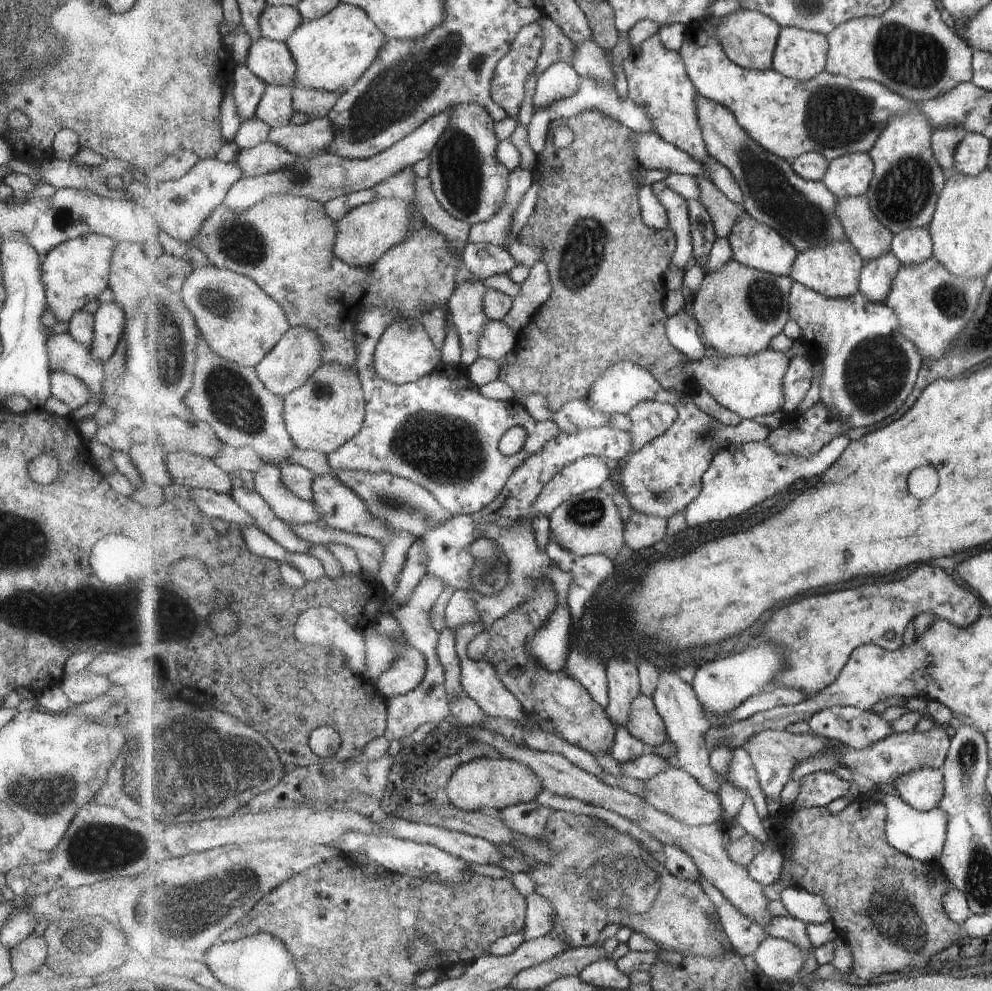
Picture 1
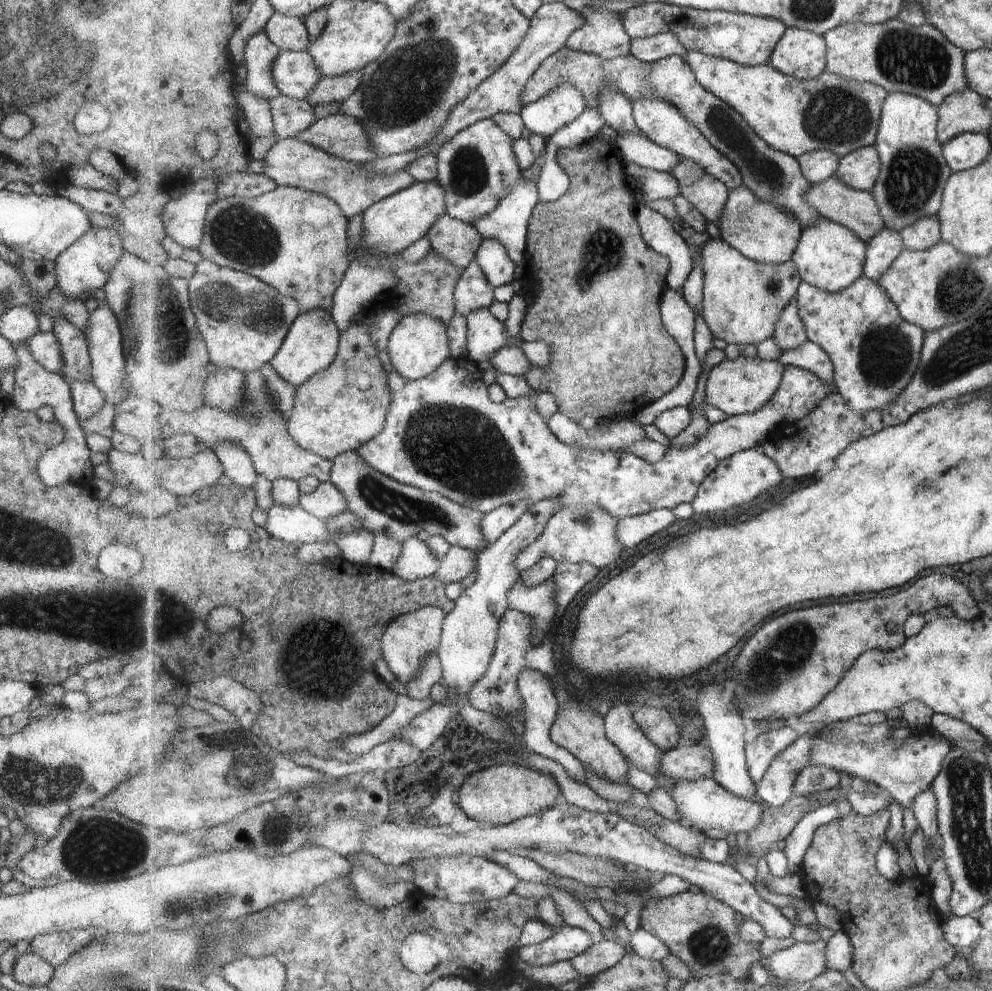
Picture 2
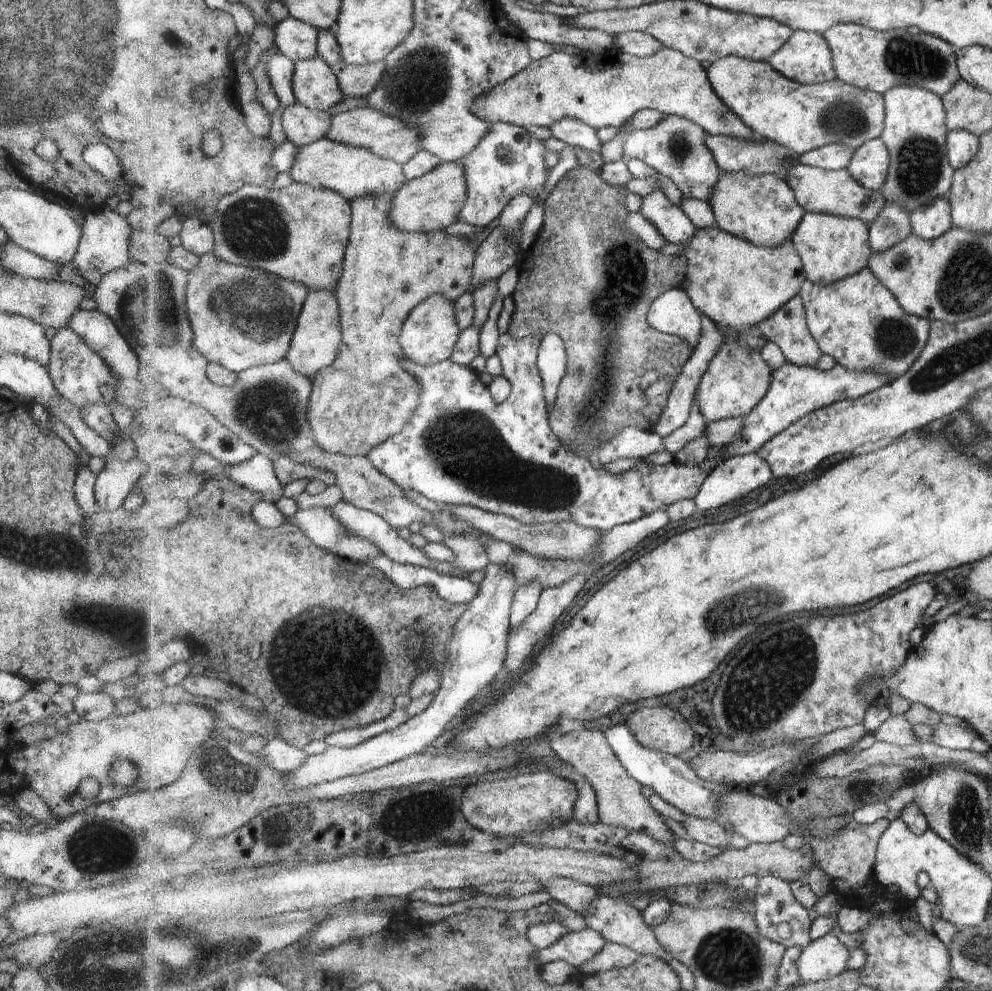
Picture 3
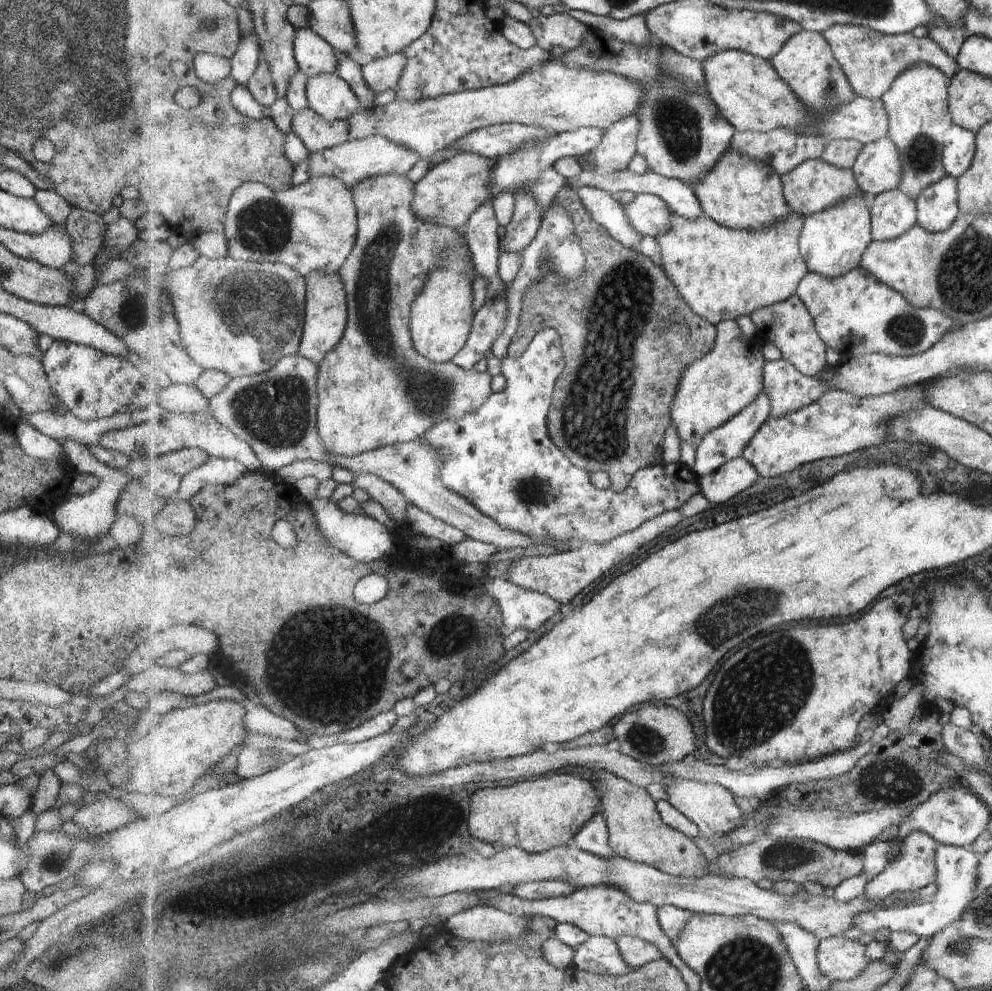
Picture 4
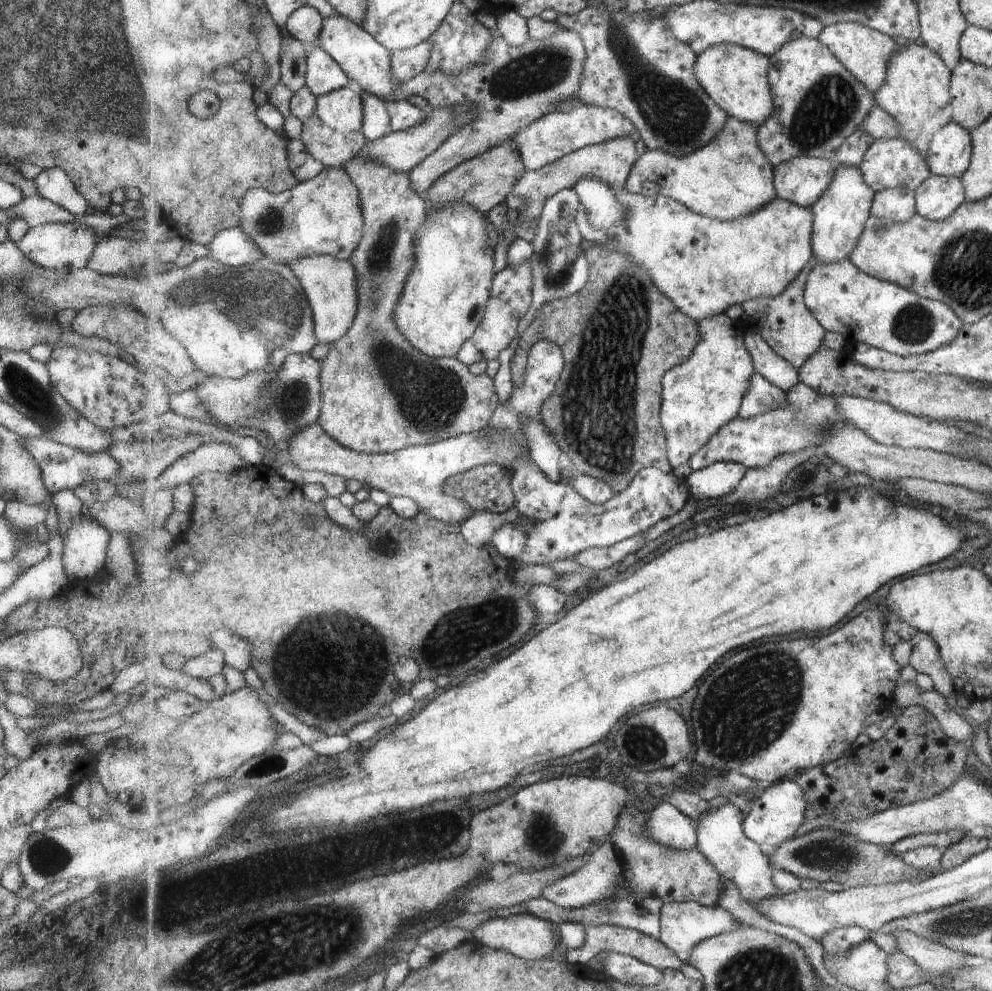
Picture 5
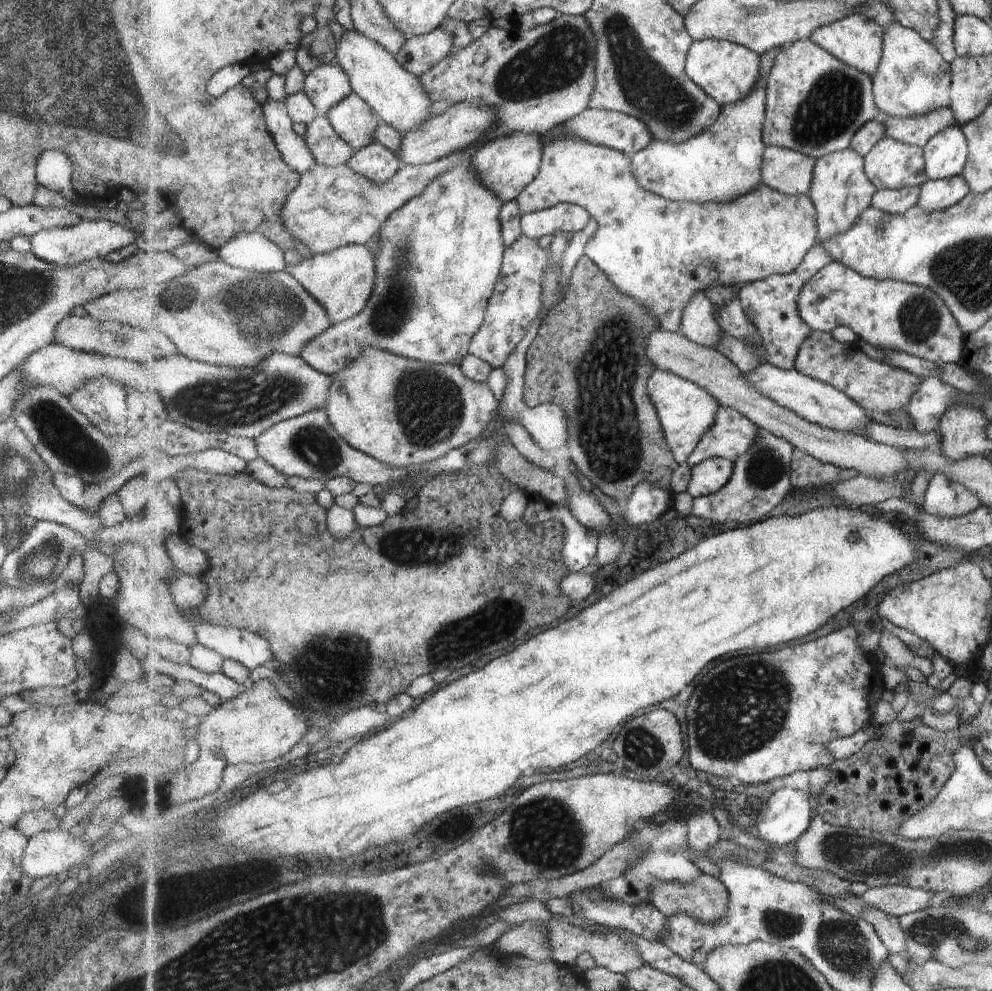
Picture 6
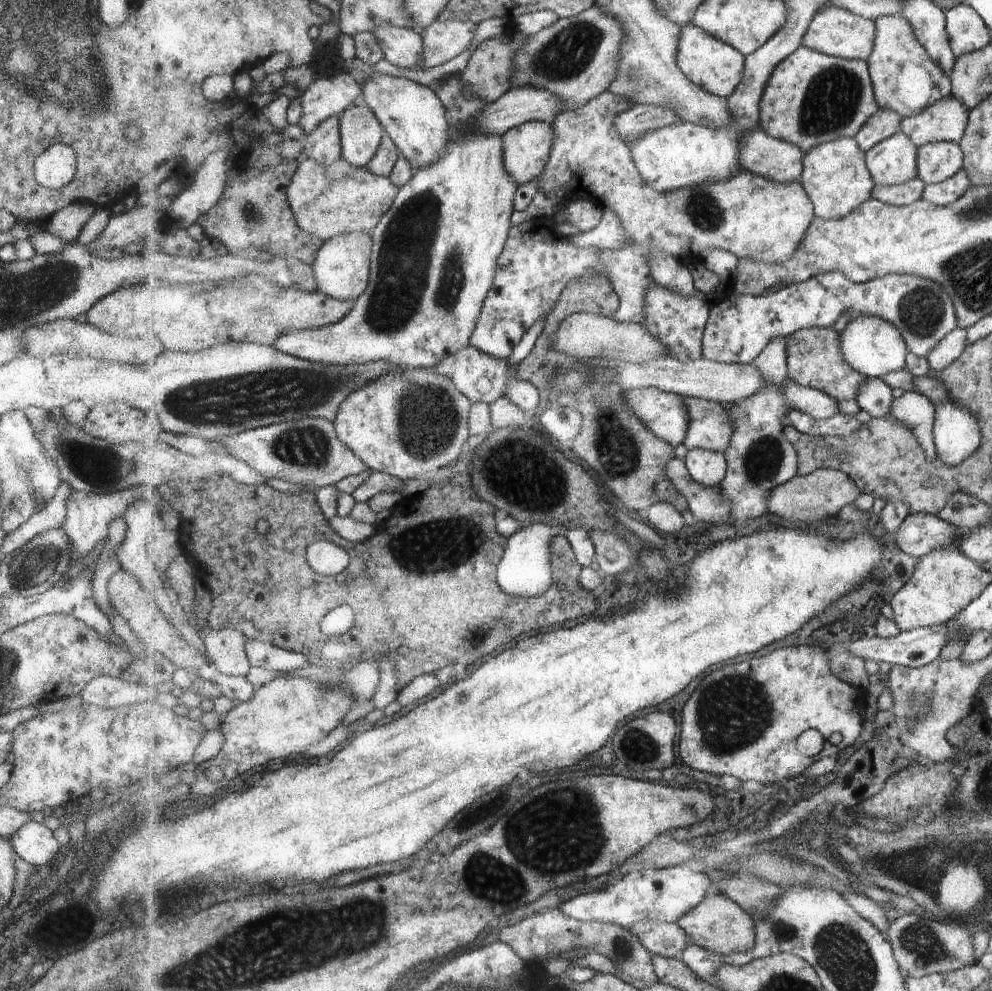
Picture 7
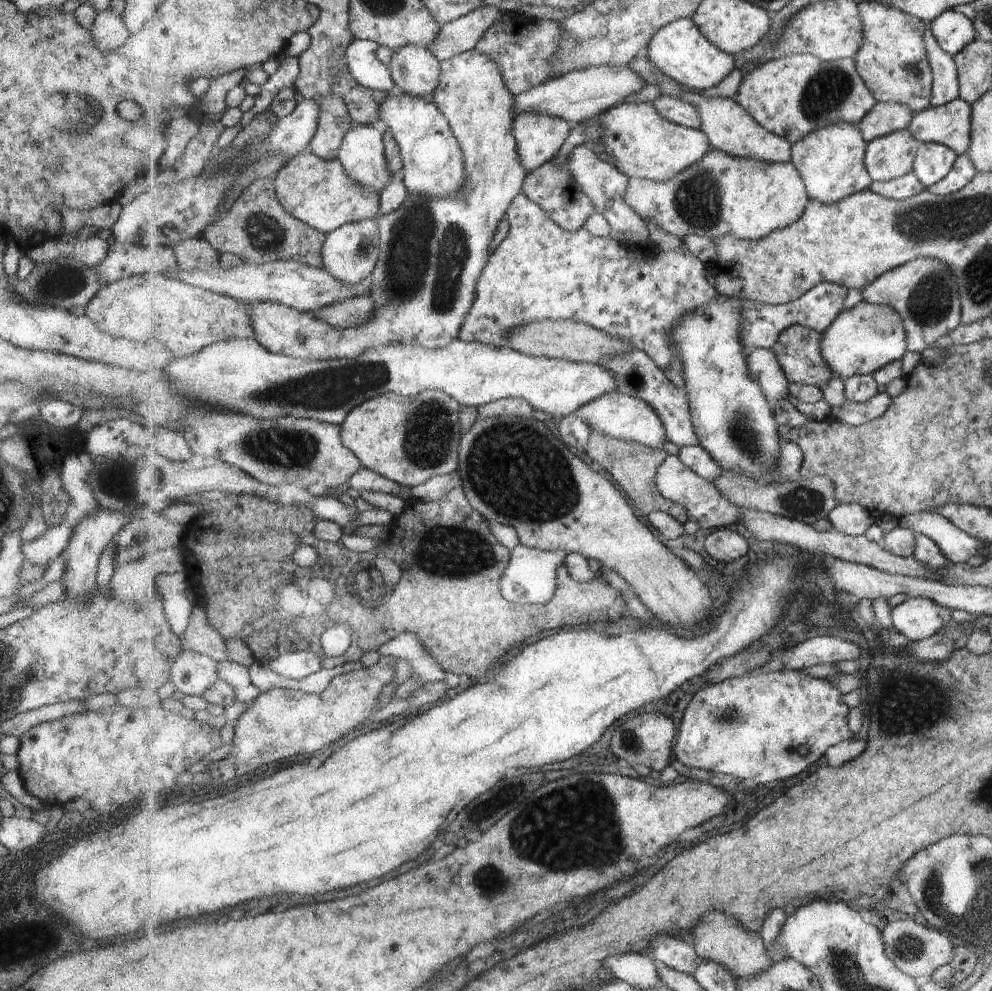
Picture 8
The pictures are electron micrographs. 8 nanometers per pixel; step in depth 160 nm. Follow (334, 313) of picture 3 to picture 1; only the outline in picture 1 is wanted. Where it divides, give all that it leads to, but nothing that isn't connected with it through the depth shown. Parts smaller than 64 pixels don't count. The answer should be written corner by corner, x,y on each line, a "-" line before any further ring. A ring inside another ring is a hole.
306,326
291,327
273,350
256,366
256,373
274,395
284,397
308,383
313,374
325,363
325,351
326,346
317,332

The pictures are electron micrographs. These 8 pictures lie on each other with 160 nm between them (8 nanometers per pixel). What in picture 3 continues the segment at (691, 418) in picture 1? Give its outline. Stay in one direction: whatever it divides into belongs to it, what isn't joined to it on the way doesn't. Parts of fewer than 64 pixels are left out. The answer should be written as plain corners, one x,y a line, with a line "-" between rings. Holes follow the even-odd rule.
511,332
498,338
496,354
502,362
504,377
512,385
512,394
503,403
494,400
488,386
480,380
480,374
470,366
445,360
425,367
406,359
403,363
405,372
415,376
417,384
421,384
421,404
399,434
369,452
369,460
401,488
420,492
436,503
473,506
486,512
511,516
524,524
576,520
585,528
597,528
605,533
653,512
667,510
678,501
694,500
721,460
706,458
699,466
687,466
676,461
667,465
641,462
631,470
613,475
607,474
601,465
575,456
565,448
550,425
544,380
538,368
543,338
517,338
-
786,362
779,369
773,370
773,380
769,392
765,399
749,414
745,416
745,428
741,428
741,438
733,444
727,446
727,456
723,458
735,457
737,455
749,455
759,453
775,436
787,431
795,422
805,416
838,401
848,399
861,399
863,396
876,392
883,386
894,383
893,378
869,370
869,372
853,372
838,365
829,371
823,371
815,367
796,366

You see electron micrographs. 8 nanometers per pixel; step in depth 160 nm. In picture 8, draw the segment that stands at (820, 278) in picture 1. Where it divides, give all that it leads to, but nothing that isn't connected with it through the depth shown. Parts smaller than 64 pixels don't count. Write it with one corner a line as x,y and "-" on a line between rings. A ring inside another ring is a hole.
848,122
818,128
804,139
792,144
792,163
798,168
809,197
823,204
835,204
857,192
867,191
872,185
865,157
868,141
863,131

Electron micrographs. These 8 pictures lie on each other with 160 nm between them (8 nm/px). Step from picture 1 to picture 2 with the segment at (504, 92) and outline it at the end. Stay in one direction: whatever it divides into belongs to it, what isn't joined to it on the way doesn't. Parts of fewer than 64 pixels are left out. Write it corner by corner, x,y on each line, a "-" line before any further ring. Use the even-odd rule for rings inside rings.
563,1
547,3
541,6
537,14
532,18
532,27
525,37
524,43
518,48
516,54
511,57
491,78
488,78
471,96
461,104
458,104
450,117
447,119
445,126
440,130
438,137
424,149
417,149
412,153
406,152
401,155
383,156
376,161
363,163
370,171
377,174
393,174
405,171
406,168
418,156
427,153
438,152
444,144
457,136
462,130
477,124
479,121
491,119
499,112
513,112
520,114
523,108
522,92
529,79
539,70
541,63
549,58
552,54
559,52
567,46
571,35
580,29
586,23
585,17
575,9
567,6

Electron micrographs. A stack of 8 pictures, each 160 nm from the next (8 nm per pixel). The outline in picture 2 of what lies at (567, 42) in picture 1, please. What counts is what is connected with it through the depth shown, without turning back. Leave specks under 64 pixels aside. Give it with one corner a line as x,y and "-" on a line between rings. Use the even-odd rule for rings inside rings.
565,46
559,52
552,54
549,58
546,58
541,63
539,70
537,70
537,72
535,72
535,74
529,79
529,82
524,86
522,92
522,104
524,106
527,106
528,104
533,104
534,102
541,100
544,96
547,96
552,90
555,90
559,85
569,83
572,84
575,88
578,88
582,92
587,108
599,110
601,91
604,88
604,85
607,85
609,82
611,85
614,85
627,98
630,98
630,101
636,101
641,97
647,97
650,99
657,99
659,97
661,100
667,101
669,104
676,106
678,110
683,113
683,116
685,116
685,118
687,118
687,120
689,120
691,124
694,124
709,139
709,142
711,142
711,144
713,144
713,146
715,146
715,148
718,151
721,151
723,154
725,154
725,156
728,156
734,162
734,164
738,166
738,169
742,172
742,177
744,180
743,185
747,185
754,193
756,193
756,195
761,200
763,200
763,202
778,204
780,207
783,207
784,209
787,209
790,213
793,213
796,216
796,219
802,224
802,230
812,227
813,223
820,222
819,216
821,217
823,216
820,215
816,211
816,209
814,209
804,198
804,196
808,194
808,190
813,186
813,184
810,183
808,181
808,177
804,175
804,172
800,167
800,160
798,158
795,158
794,156
791,156
789,153
781,152
780,150
773,148
766,140
763,140
757,134
757,132
755,132
755,129
752,127
752,125
750,125
748,121
745,120
745,117
741,116
741,113
736,111
736,108
733,108
728,102
725,102
721,97
715,96
715,94
710,93
708,89
706,89
704,85
700,83
700,80
697,80
697,77
695,76
693,69
690,67
690,64
682,56
679,55
668,56
667,58
650,63
639,60
639,58
637,58
633,54
629,56
620,56
614,59
606,59
603,58
602,56
597,56
591,53
586,53
583,51
574,51
573,49
569,48
569,46

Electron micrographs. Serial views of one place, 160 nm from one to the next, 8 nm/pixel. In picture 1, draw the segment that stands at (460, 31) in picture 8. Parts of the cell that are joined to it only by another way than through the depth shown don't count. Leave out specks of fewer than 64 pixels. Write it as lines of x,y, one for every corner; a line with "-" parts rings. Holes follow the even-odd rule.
300,86
291,88
291,91
296,110
309,114
309,116
312,116
312,120
319,117
327,117
329,111
336,106
341,95
343,95

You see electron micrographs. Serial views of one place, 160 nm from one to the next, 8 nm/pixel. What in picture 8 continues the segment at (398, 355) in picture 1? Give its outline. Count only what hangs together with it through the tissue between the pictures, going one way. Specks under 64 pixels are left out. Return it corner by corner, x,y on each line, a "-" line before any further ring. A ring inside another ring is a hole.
476,48
444,60
440,65
442,70
440,74
440,83
437,90
434,92
433,101
448,118
453,134
455,134
457,140
460,141
461,148
464,149
466,173
470,178
470,184
466,187
466,190
463,191
464,194
461,197
450,197
449,199
432,199
424,196
409,195
407,201
398,209
391,211
391,214
379,217
380,258
377,261
376,269
371,276
373,277
374,283
372,286
372,294
369,296
376,304
376,309
375,316
368,319
368,322
365,325
353,329
342,329
333,326
324,320
318,319
317,316
313,316
311,313
298,311
297,309
276,302
255,301
254,303
247,303
252,306
252,324
255,326
256,339
260,341
266,349
281,355
291,355
292,357
303,357
304,359
312,361
322,361
329,360
330,358
355,358
365,351
387,347
388,344
391,343
403,343
411,346
421,345
425,348
438,349
447,346
449,343
459,338
465,317
471,312
473,303
476,302
477,285
479,284
480,276
483,275
484,268
488,266
488,260
491,256
491,254
489,254
489,244
491,244
491,240
493,240
493,234
495,234
495,230
499,228
499,222
503,220
503,216
507,216
508,208
511,206
513,200
523,192
524,182
528,172
522,163
522,158
518,151
518,140
514,135
514,120
517,116
515,106
516,96
506,87
505,79
502,77
499,65
486,54
479,52

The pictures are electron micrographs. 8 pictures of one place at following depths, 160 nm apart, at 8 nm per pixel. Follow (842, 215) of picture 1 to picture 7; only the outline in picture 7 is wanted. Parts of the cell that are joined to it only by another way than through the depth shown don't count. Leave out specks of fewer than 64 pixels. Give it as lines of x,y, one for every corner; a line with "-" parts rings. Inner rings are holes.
761,126
748,132
740,162
747,171
780,183
799,181
804,174
804,152
796,144
771,136

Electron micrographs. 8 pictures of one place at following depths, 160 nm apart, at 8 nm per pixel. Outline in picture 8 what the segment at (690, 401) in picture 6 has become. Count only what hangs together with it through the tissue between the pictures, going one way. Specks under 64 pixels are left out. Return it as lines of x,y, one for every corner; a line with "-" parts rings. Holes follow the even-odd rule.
617,391
605,393
593,402
584,404
576,410
576,415
589,425
590,430
597,429
618,441
633,441
656,449
669,441
663,420
650,404

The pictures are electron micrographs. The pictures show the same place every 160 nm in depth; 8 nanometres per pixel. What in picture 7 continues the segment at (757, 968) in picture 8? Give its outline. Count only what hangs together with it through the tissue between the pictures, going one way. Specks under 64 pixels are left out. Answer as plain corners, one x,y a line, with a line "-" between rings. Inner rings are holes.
713,890
697,908
690,910
687,916
677,924
699,946
720,955
746,953
756,945
756,926
754,918
737,901
731,900
724,893

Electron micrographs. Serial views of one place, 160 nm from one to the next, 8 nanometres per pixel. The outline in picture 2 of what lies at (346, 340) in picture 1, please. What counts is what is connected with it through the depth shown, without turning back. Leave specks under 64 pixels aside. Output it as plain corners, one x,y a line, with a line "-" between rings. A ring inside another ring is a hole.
279,185
274,191
256,197
235,195
211,203
198,250
203,258
215,264
248,272
273,285
282,295
297,299
302,312
325,309
331,313
337,289
344,282
351,263
349,223
350,219
344,215
340,204
329,196
299,187
-
447,213
433,225
428,240
430,249
442,254
464,272
476,259
476,252
484,238
473,224
453,218

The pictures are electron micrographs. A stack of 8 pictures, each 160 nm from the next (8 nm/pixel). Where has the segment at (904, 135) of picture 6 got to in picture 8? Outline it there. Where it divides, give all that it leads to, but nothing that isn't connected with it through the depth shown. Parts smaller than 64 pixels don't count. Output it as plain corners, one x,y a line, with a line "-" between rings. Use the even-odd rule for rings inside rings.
957,98
941,105
919,111
908,128
916,139
950,148
957,155
965,155
971,144
972,107

